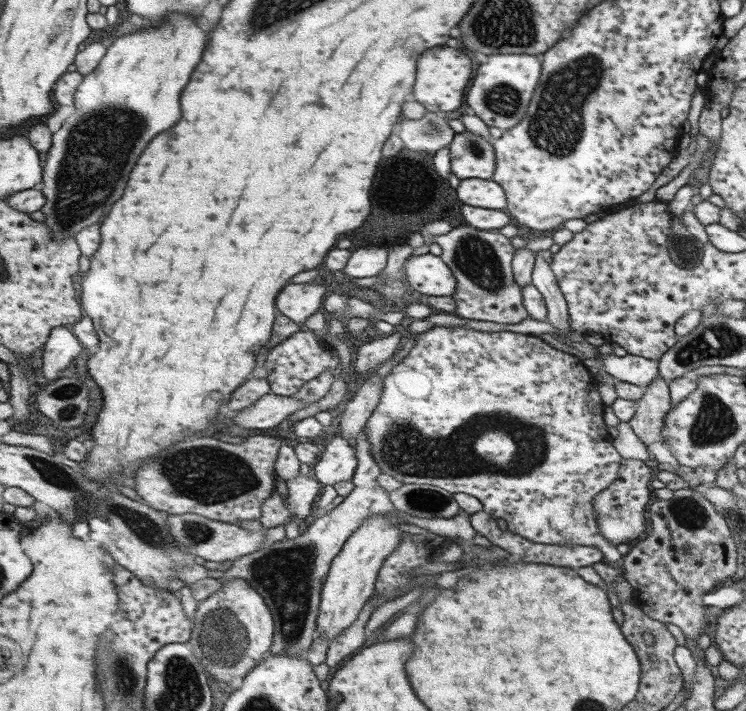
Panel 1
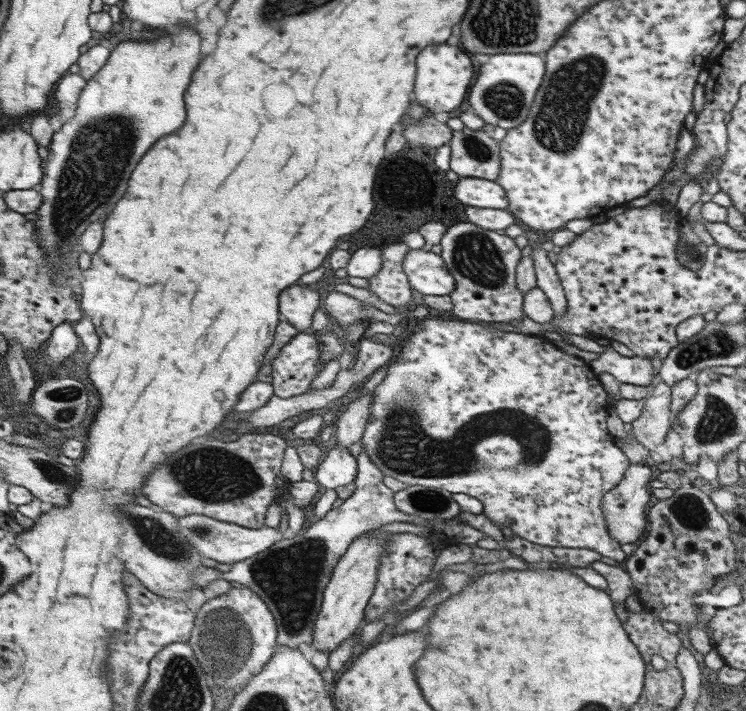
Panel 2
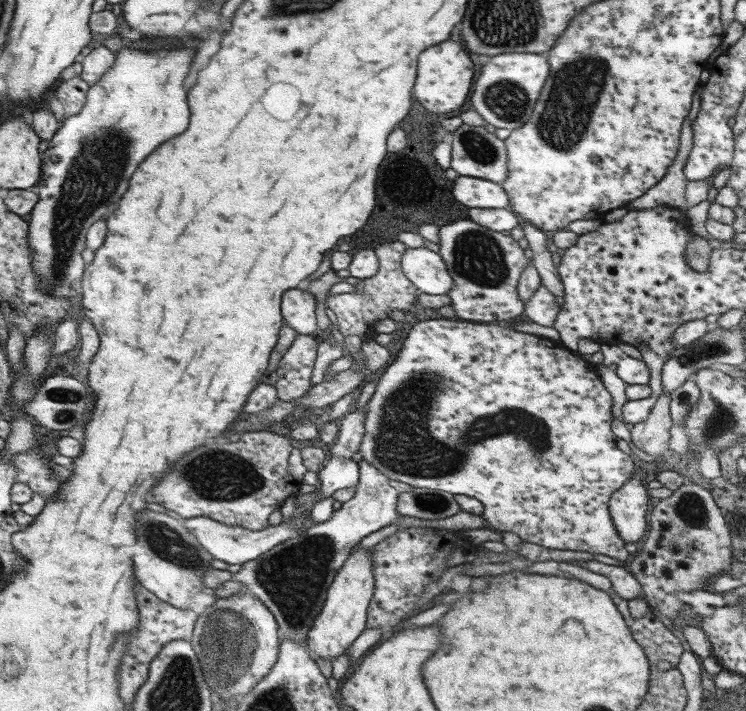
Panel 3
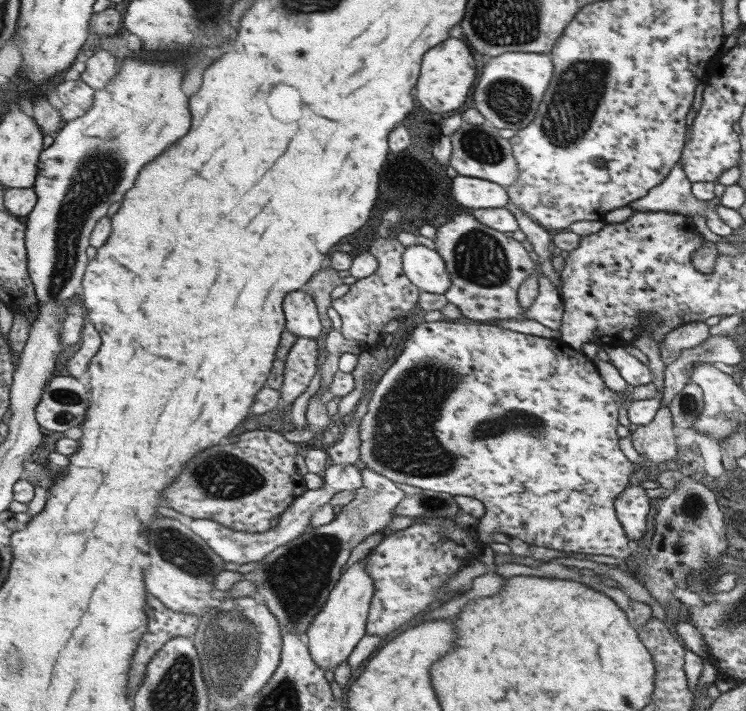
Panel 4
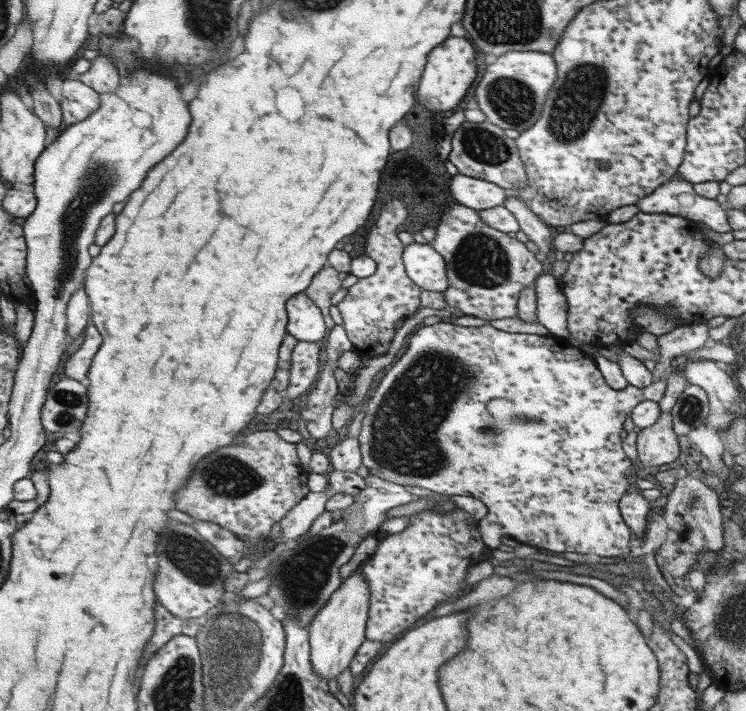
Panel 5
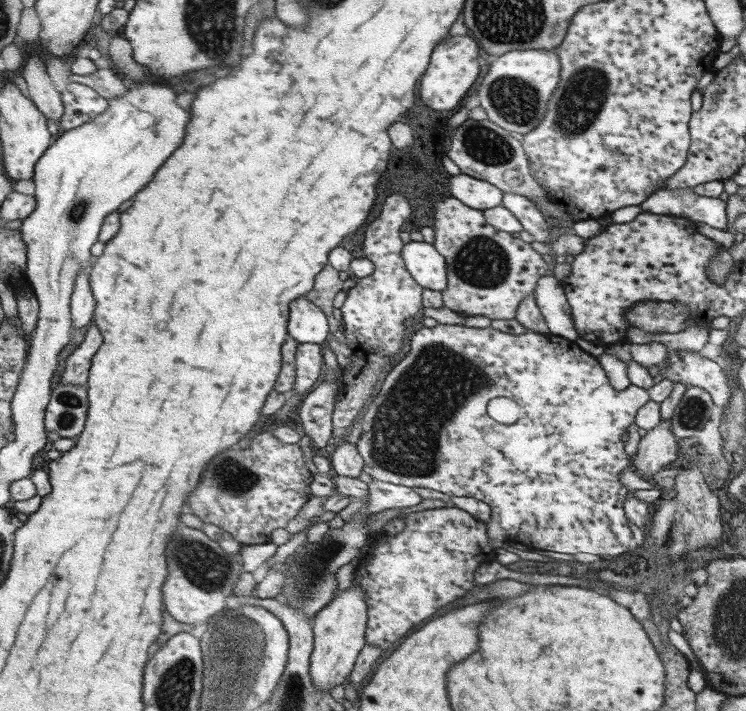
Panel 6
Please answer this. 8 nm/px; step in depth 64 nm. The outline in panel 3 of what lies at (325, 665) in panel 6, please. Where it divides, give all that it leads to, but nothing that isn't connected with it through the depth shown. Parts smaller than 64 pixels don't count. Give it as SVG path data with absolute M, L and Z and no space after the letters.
M373 548L357 549L351 553L351 556L346 558L346 563L343 564L343 569L339 569L330 587L326 589L326 600L322 604L321 612L314 619L313 626L307 632L307 648L321 658L332 660L336 656L346 652L351 643L361 634L361 631L366 628L366 619L368 617L369 604L373 592L373 574L374 560L371 557Z

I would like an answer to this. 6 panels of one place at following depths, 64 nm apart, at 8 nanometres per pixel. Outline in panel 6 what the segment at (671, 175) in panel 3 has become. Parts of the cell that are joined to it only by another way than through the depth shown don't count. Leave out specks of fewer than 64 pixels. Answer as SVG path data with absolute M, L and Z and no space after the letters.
M657 188L638 206L643 213L675 215L727 232L726 203L719 198L696 195L691 188Z

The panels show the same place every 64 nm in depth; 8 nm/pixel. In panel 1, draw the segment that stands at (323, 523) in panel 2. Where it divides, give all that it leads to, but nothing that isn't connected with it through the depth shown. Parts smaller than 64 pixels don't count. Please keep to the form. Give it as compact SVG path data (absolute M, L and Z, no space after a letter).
M365 428L355 437L355 444L356 468L350 478L352 490L341 504L331 507L326 515L313 520L307 529L302 534L298 534L296 538L284 538L280 542L266 545L257 552L242 556L233 562L225 572L219 572L213 568L217 578L222 580L241 578L266 597L267 604L274 612L277 625L271 650L273 655L299 655L300 652L309 648L312 639L317 634L321 590L334 556L342 550L346 540L358 530L358 526L368 516L386 516L387 514L401 516L407 524L421 524L425 530L433 532L433 534L460 538L465 543L470 543L471 538L476 534L470 525L469 515L461 510L451 518L422 518L421 520L396 511L393 502L390 501L389 493L378 485L377 478L381 470L372 456Z

